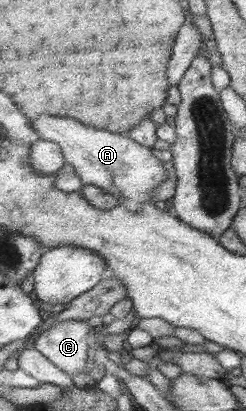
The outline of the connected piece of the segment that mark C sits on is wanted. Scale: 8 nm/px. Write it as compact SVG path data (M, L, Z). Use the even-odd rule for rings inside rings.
M62 321L38 335L33 347L67 375L84 374L92 357L89 347L92 330L88 321Z

